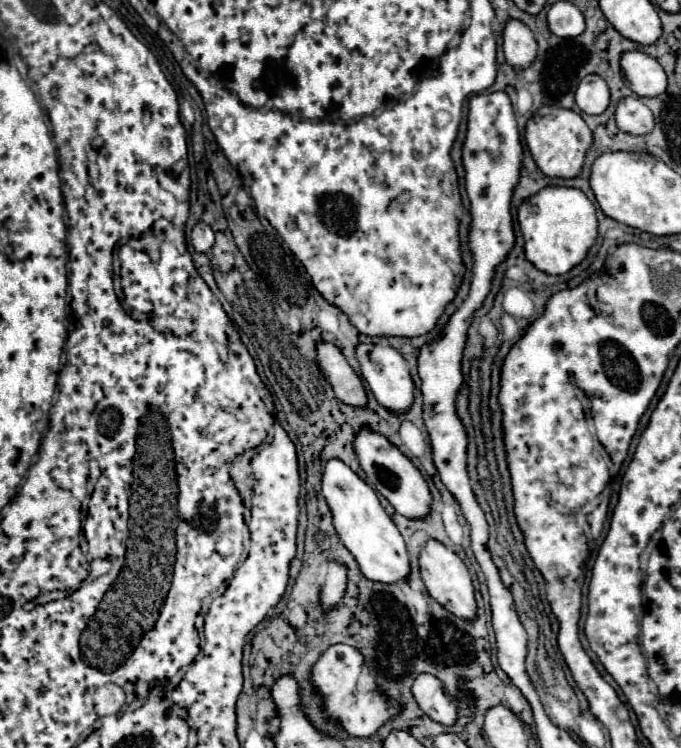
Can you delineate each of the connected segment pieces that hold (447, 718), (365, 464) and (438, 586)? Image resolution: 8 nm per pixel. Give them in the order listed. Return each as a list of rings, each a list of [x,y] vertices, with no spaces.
[[[421,672],[415,676],[411,686],[413,698],[417,700],[419,708],[429,714],[433,720],[441,724],[453,724],[455,722],[455,708],[451,708],[449,698],[443,692],[441,680],[433,676],[431,672]]]
[[[361,424],[361,428],[355,432],[353,450],[357,454],[361,470],[367,476],[367,482],[379,494],[383,494],[399,514],[403,514],[407,518],[427,516],[429,504],[431,504],[431,494],[429,494],[427,482],[423,480],[421,472],[413,466],[413,462],[397,446],[393,446],[385,436],[375,432],[369,424]]]
[[[427,540],[425,546],[419,552],[419,568],[421,568],[421,578],[429,590],[429,594],[443,604],[451,614],[465,618],[465,620],[473,620],[475,612],[477,612],[477,604],[473,598],[473,584],[471,584],[471,576],[467,566],[463,564],[463,560],[449,550],[445,544],[441,544],[439,540]]]

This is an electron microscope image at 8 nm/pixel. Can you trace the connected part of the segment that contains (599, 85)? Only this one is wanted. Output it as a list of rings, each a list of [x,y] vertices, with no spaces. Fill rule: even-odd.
[[[589,74],[581,80],[575,92],[575,102],[585,114],[601,114],[609,104],[609,88],[597,74]]]

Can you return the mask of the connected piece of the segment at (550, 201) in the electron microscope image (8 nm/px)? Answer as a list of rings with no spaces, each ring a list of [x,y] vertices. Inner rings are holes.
[[[545,186],[517,210],[525,258],[547,274],[565,274],[577,266],[597,238],[595,206],[577,188]]]

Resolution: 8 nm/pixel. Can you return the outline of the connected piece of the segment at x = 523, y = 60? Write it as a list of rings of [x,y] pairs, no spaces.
[[[511,18],[503,30],[503,54],[513,68],[529,66],[537,56],[537,42],[533,32],[521,22]]]

